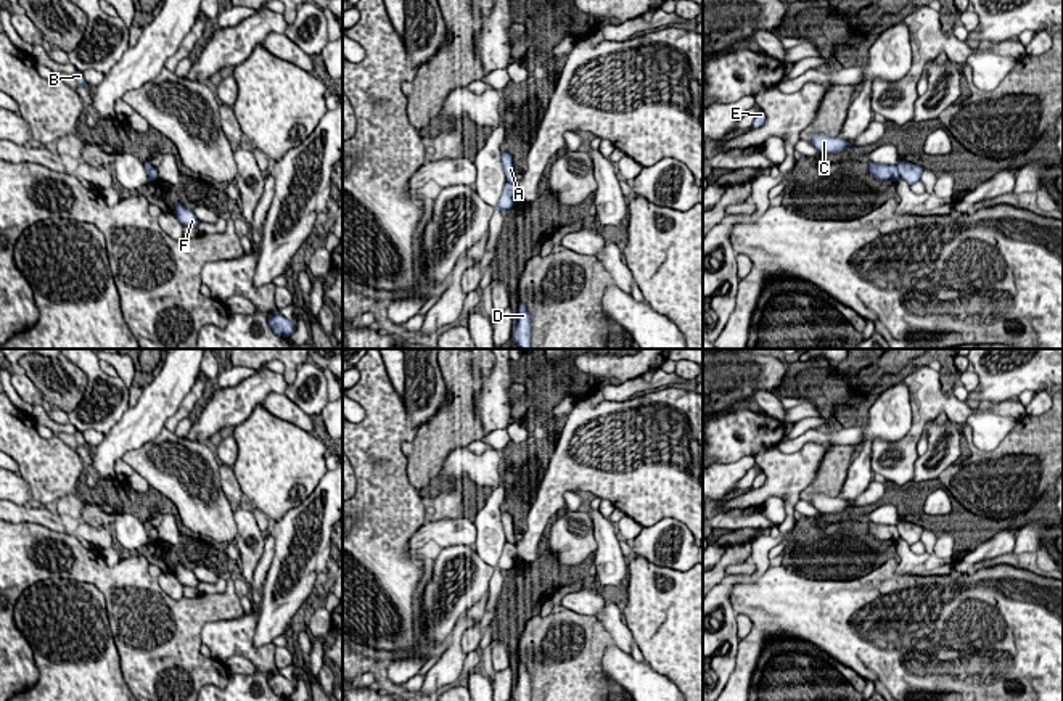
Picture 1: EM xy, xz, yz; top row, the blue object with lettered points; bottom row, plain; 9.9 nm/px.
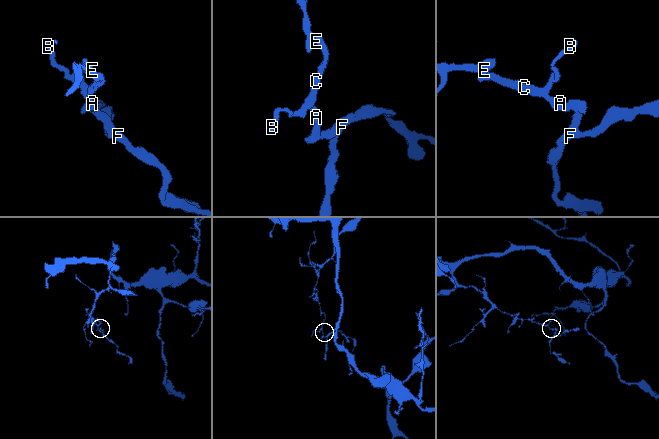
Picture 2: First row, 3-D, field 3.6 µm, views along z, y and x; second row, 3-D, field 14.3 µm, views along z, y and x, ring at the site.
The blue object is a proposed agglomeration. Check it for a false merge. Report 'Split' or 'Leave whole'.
Split

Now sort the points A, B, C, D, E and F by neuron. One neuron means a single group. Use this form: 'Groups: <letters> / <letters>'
Groups: A B C E / D F

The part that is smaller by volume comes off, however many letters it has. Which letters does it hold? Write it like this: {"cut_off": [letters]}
{"cut_off": ["D", "F"]}

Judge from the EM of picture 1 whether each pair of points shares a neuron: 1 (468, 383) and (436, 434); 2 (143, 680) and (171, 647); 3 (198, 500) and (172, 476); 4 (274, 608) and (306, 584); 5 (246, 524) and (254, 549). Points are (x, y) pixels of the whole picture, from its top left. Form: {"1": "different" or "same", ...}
{"1": "same", "2": "same", "3": "same", "4": "same", "5": "same"}

